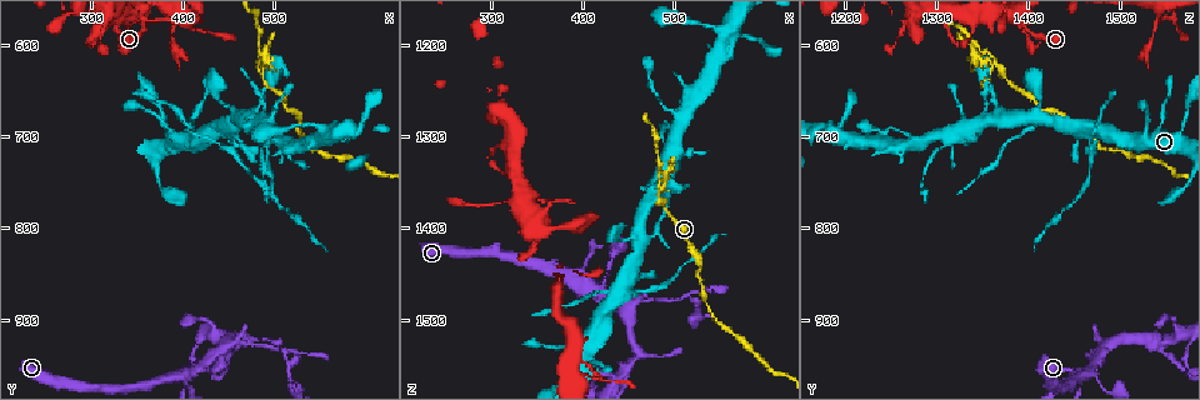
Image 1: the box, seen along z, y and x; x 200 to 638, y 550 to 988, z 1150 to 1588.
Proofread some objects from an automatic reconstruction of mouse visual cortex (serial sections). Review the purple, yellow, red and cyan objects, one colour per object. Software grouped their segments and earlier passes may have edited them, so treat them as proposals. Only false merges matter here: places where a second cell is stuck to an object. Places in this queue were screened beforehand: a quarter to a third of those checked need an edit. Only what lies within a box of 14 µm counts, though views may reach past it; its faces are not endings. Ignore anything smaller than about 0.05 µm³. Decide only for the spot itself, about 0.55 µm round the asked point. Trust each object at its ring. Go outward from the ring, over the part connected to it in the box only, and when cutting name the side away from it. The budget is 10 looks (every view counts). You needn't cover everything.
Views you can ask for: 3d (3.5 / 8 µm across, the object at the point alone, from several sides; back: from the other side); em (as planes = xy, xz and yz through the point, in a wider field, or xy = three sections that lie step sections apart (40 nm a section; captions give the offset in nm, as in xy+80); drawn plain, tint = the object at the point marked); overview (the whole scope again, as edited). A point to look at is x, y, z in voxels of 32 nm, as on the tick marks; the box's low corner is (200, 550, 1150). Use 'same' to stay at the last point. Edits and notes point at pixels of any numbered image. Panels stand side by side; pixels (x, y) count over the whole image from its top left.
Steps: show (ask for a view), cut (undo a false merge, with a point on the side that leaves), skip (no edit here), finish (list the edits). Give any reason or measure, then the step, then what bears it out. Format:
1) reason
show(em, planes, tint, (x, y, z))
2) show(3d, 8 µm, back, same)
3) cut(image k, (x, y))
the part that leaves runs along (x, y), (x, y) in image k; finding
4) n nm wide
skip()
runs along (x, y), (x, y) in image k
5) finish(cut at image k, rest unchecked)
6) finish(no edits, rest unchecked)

two arms in line, one across
show(3d, 3.5 µm, (450, 715, 1475))

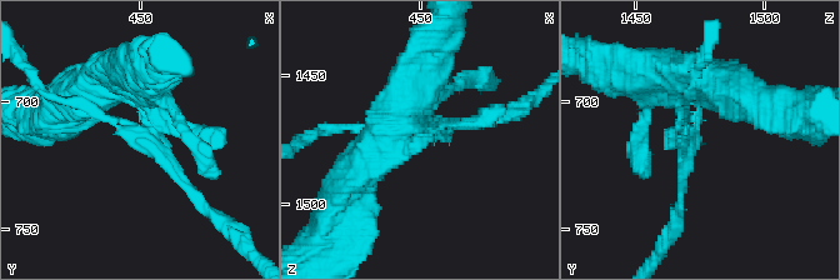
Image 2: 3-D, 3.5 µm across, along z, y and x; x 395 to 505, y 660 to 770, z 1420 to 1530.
need the tissue
show(em, xy, step 5, tint, (455, 711, 1472))

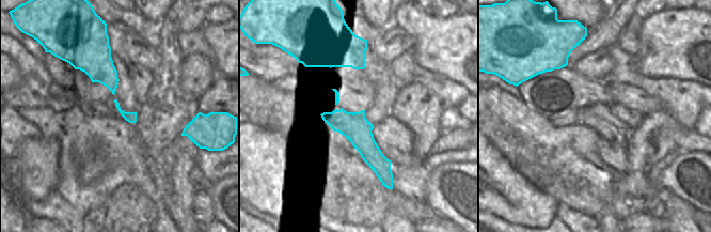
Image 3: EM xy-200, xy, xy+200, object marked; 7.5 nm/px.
220 nm wide
cut(image 2, (685, 170))
the part that leaves runs along (689, 126), (675, 223) in image 2; a second cell is stuck on

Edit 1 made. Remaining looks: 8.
sudden change in width
show(3d, 3.5 µm, back, (480, 690, 1405))

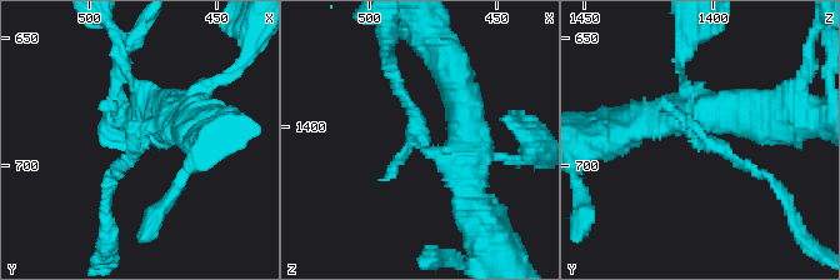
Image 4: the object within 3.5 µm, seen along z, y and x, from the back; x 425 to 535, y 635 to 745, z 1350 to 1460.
need the tissue
show(em, xy, step 3, tint, (479, 692, 1404))

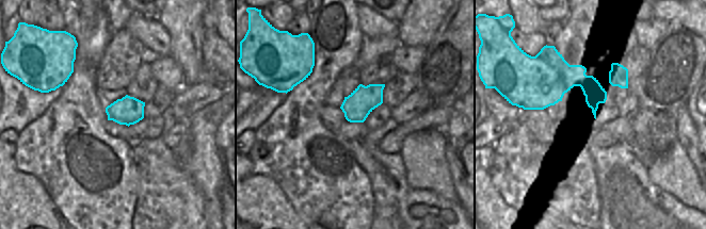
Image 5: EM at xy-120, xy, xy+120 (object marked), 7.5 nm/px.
cut it another way
show(em, xy, step 1, tint, same)

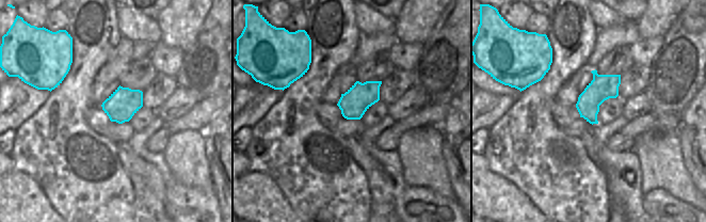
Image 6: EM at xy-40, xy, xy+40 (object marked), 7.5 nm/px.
220 nm wide
skip()
runs along (470, 176), (420, 144), (394, 70) in image 4; all the same cell

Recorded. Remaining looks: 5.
three-way junction
show(3d, 8 µm, (485, 615, 1365))

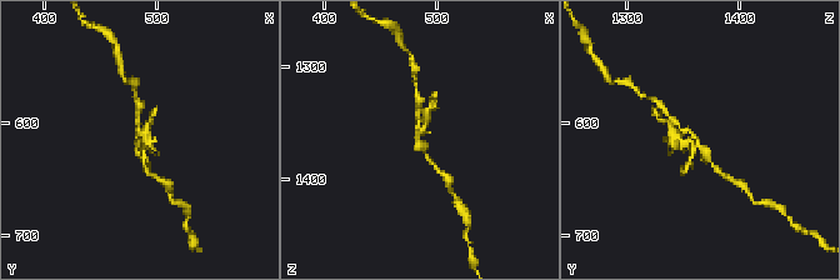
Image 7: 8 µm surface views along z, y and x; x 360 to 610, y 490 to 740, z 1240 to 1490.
closer look
show(3d, 3.5 µm, (482, 618, 1362))

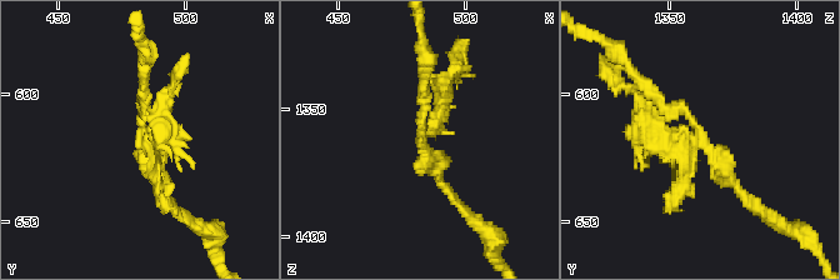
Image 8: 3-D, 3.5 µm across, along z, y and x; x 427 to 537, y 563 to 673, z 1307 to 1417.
need the tissue
show(em, xy, step 5, tint, (482, 619, 1363))

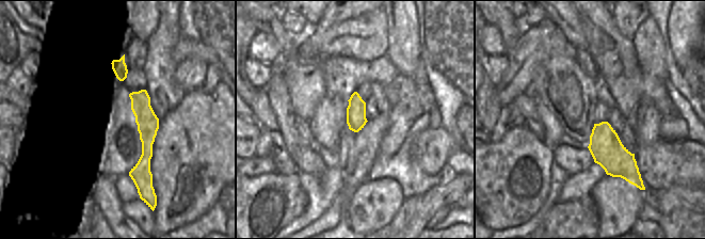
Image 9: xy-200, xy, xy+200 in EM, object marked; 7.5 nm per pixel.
cut(image 8, (455, 75))
the part that leaves runs along (429, 133), (456, 50) in image 8; a second cell is stuck on

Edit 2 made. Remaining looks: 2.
finish(cut at image 2, cut at image 8, rest unchecked)

